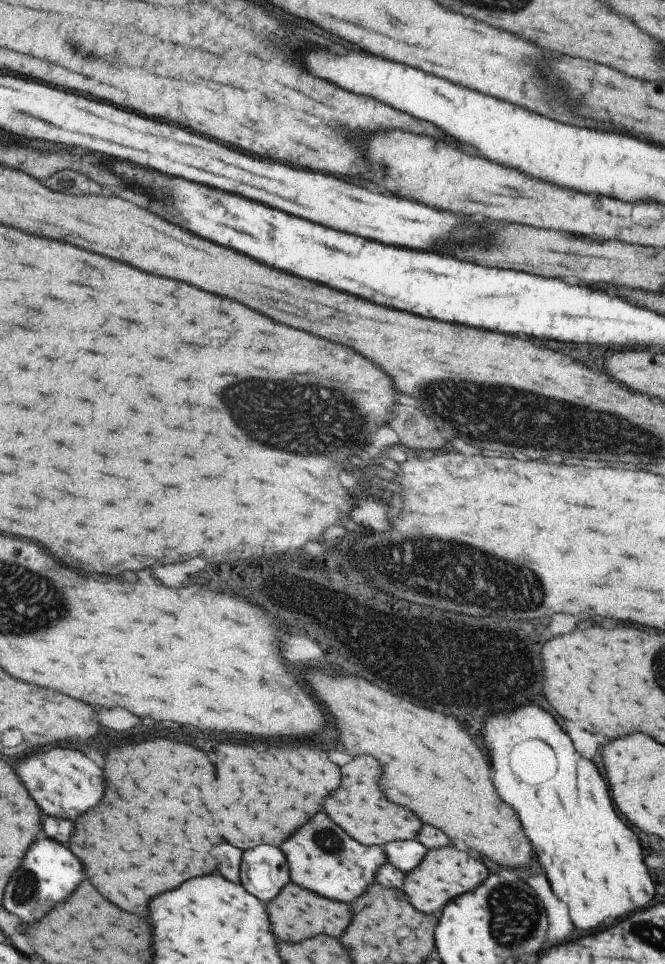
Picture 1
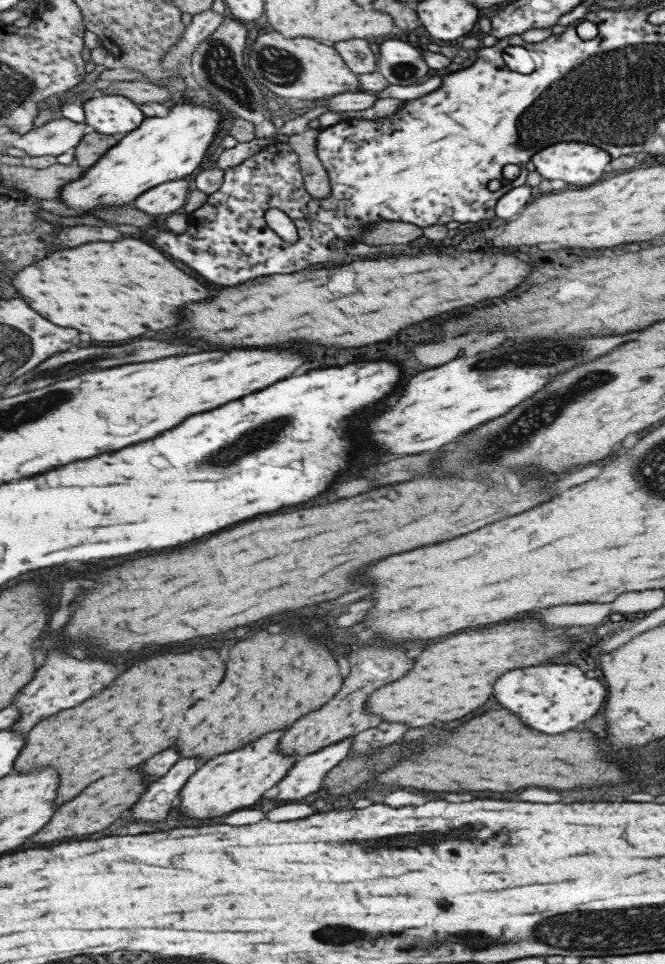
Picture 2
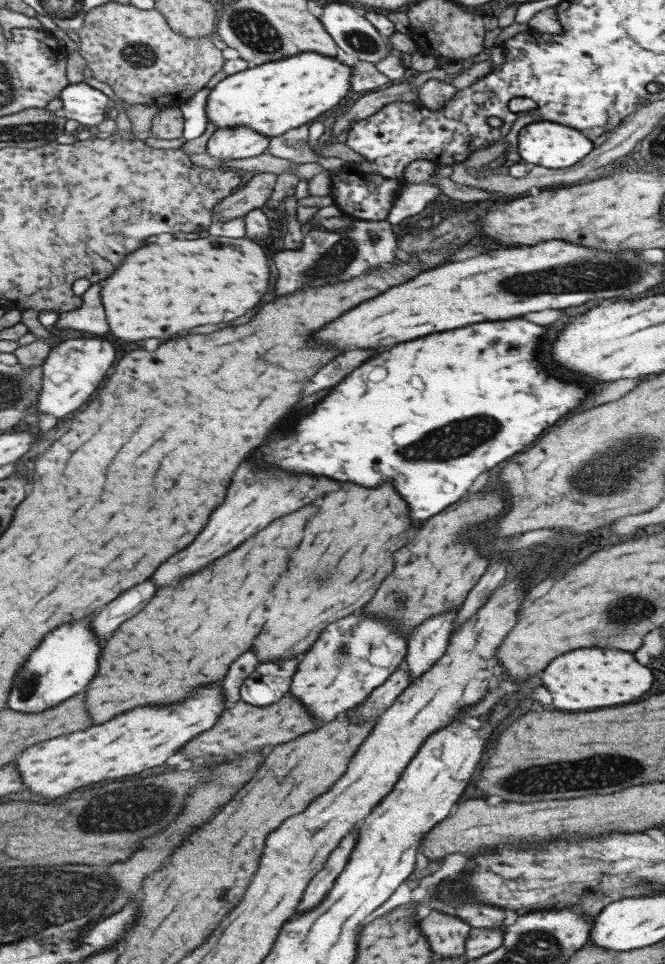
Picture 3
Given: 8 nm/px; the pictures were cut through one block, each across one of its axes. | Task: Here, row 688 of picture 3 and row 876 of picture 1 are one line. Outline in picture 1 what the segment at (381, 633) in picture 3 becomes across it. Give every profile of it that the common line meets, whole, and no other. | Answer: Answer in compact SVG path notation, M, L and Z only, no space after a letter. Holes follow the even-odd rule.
M323 812L311 816L301 828L285 838L279 850L287 858L289 878L297 886L347 904L375 883L375 871L386 860L381 847L355 842Z

